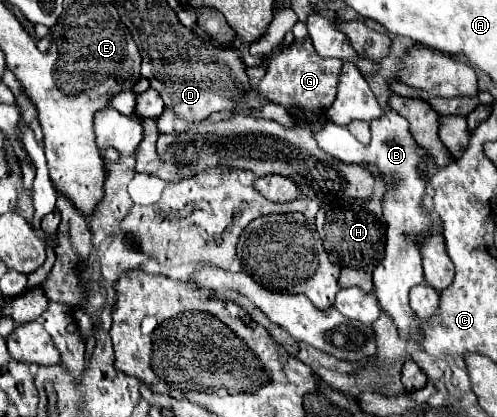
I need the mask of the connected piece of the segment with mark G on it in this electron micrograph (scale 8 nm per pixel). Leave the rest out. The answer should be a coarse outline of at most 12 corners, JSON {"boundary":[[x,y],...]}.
{"boundary":[[311,40],[273,56],[257,92],[285,108],[333,104],[339,58]]}

